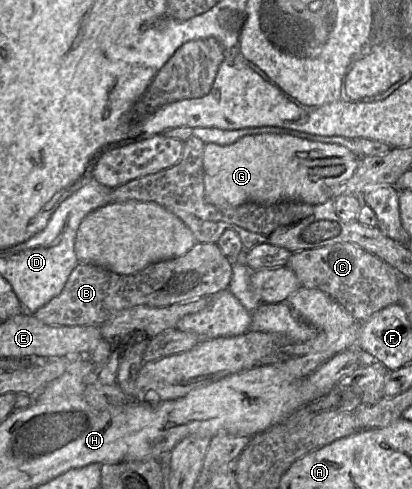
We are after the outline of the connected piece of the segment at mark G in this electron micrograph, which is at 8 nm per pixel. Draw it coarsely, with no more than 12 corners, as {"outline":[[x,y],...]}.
{"outline":[[287,134],[207,143],[219,208],[319,205],[359,156]]}

